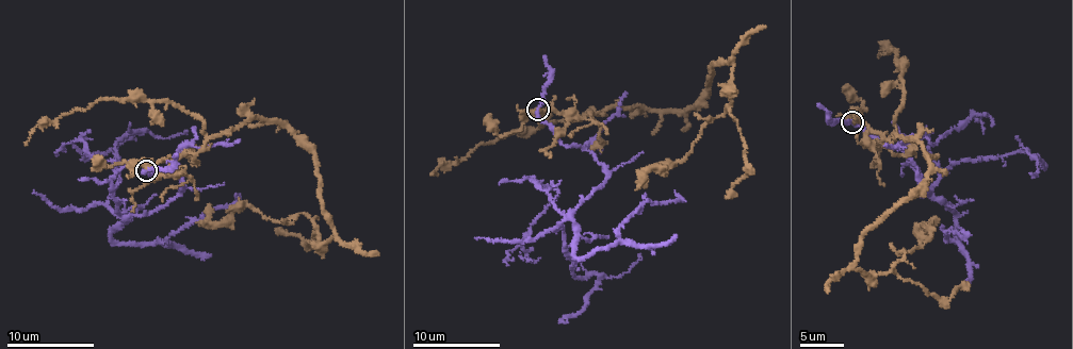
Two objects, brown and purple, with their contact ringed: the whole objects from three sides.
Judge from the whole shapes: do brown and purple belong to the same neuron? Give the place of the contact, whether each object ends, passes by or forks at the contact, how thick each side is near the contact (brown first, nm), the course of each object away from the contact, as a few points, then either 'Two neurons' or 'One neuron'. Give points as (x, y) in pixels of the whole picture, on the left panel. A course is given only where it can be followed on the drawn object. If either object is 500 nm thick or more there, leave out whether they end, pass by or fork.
Place: (146, 170). Thickness 600 nm (brown) against 200 nm. Course of brown: (146, 170), (277, 118), (312, 152), (336, 236), (319, 244), (303, 213), (216, 222), (211, 204). Course of purple: (146, 170), (178, 168), (180, 194), (141, 215), (116, 213), (114, 147), (137, 131), (80, 160). One neuron

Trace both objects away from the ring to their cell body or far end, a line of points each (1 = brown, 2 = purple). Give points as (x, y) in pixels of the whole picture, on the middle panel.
1: (537, 109), (682, 111), (715, 63), (732, 63), (725, 113), (692, 151), (647, 167), (647, 185)
2: (537, 109), (565, 147), (583, 147), (607, 177), (556, 229), (573, 276), (598, 279), (580, 313), (559, 322)

